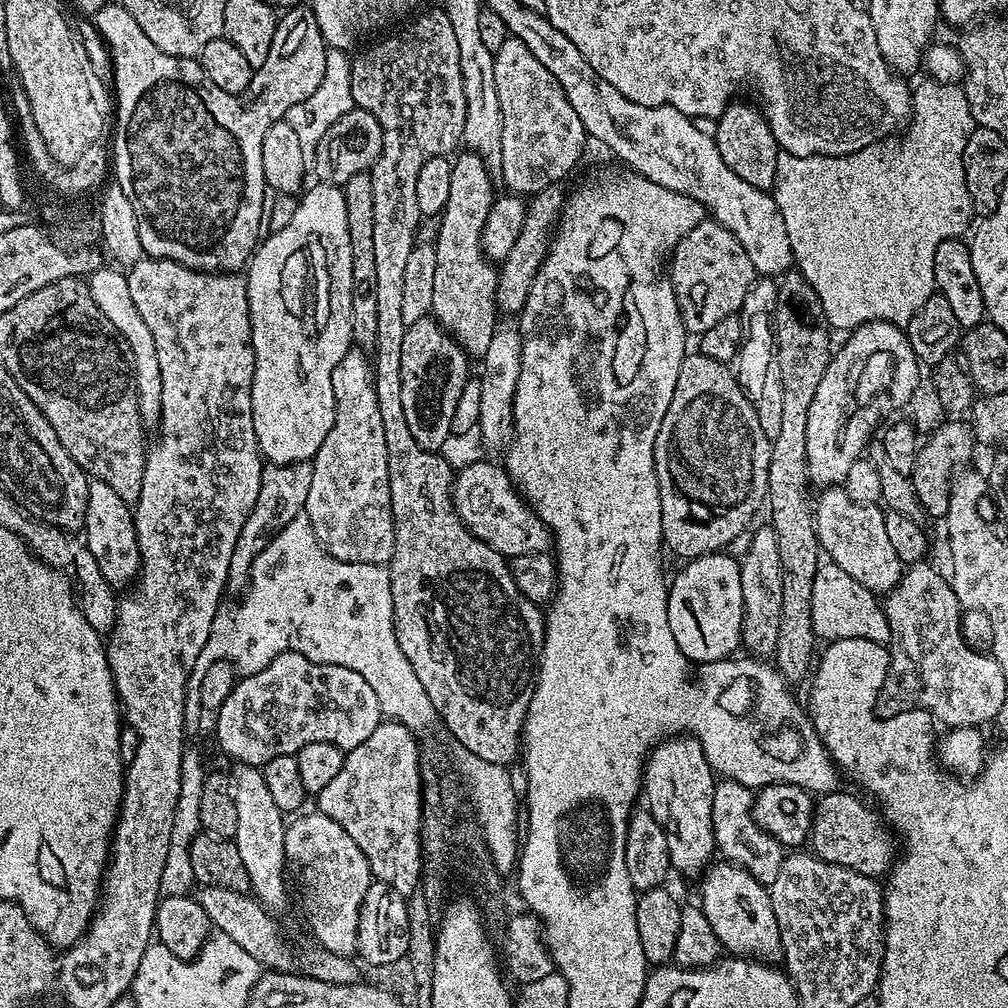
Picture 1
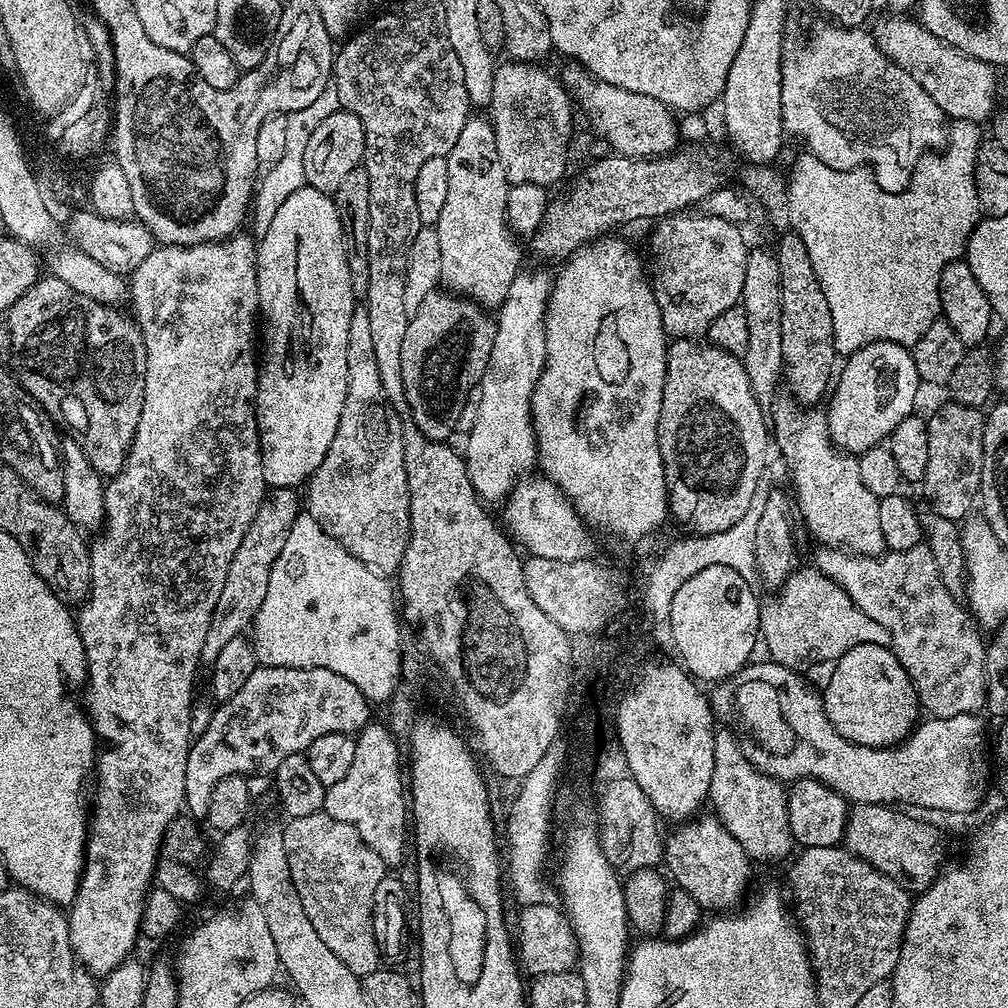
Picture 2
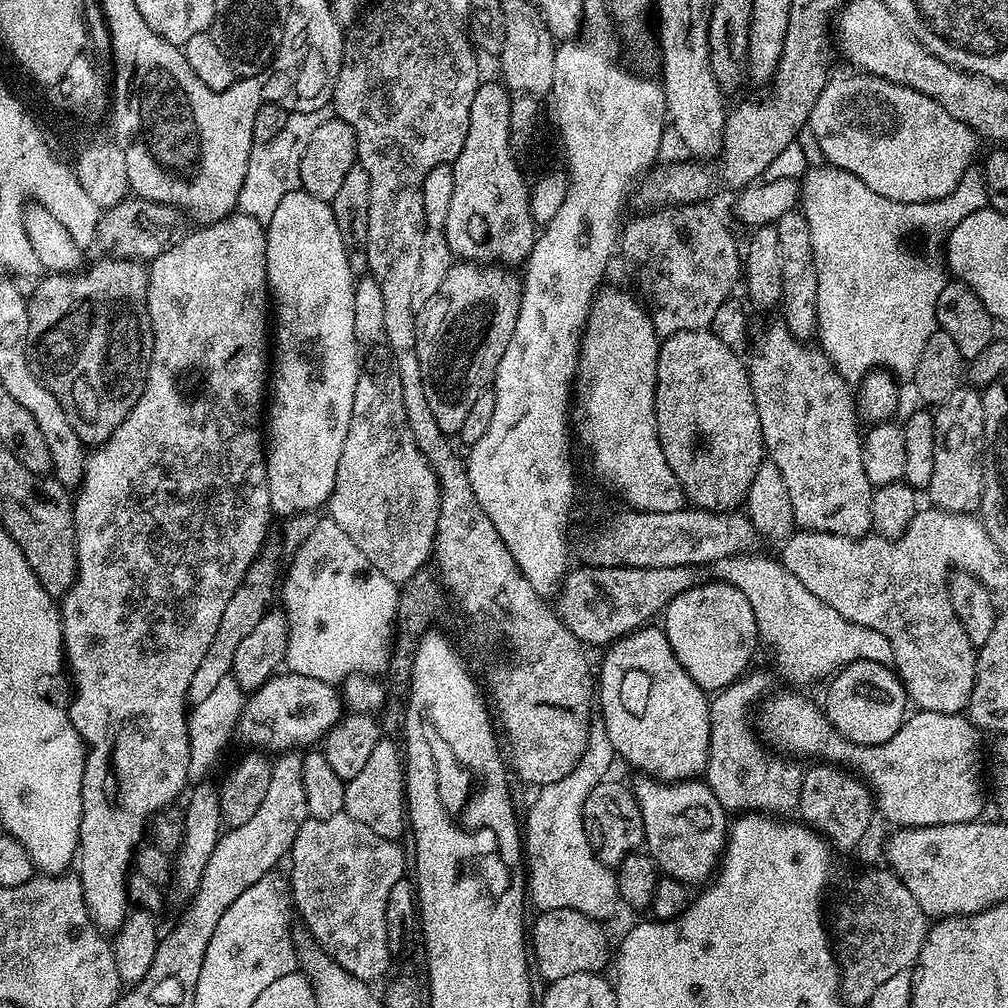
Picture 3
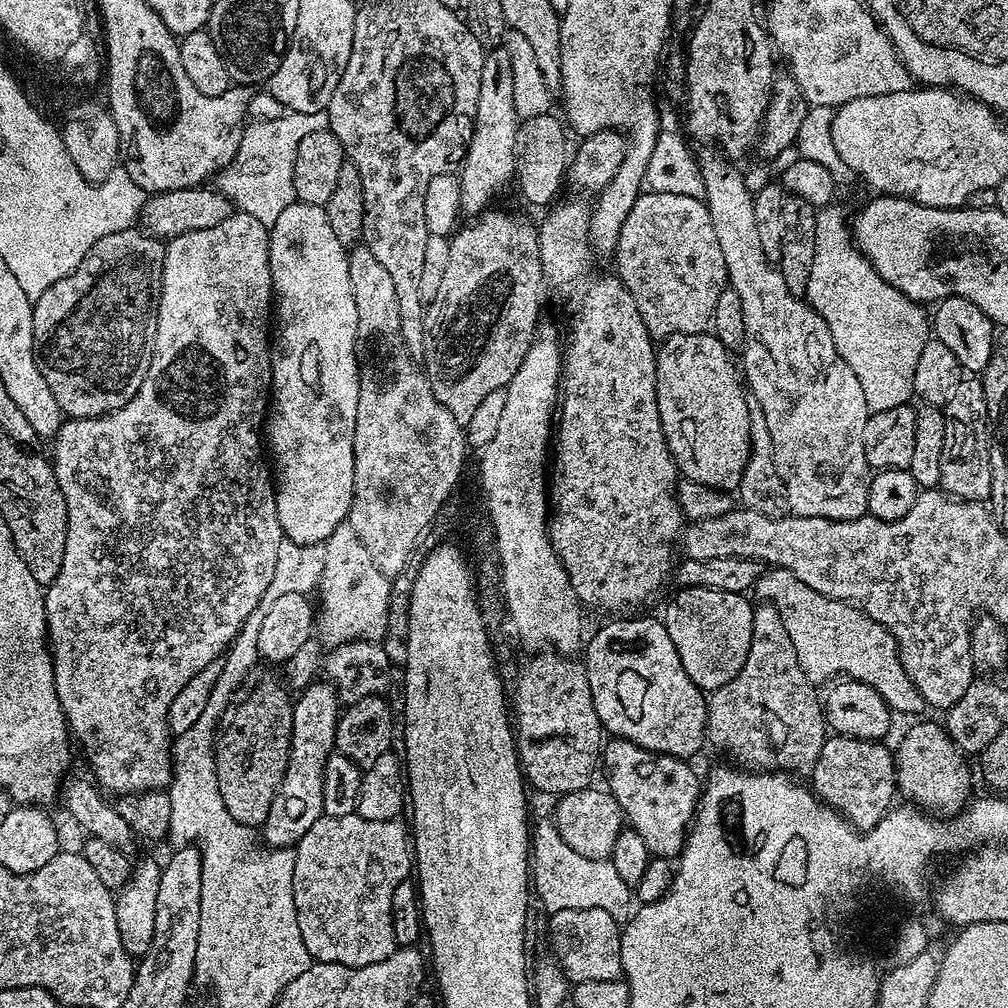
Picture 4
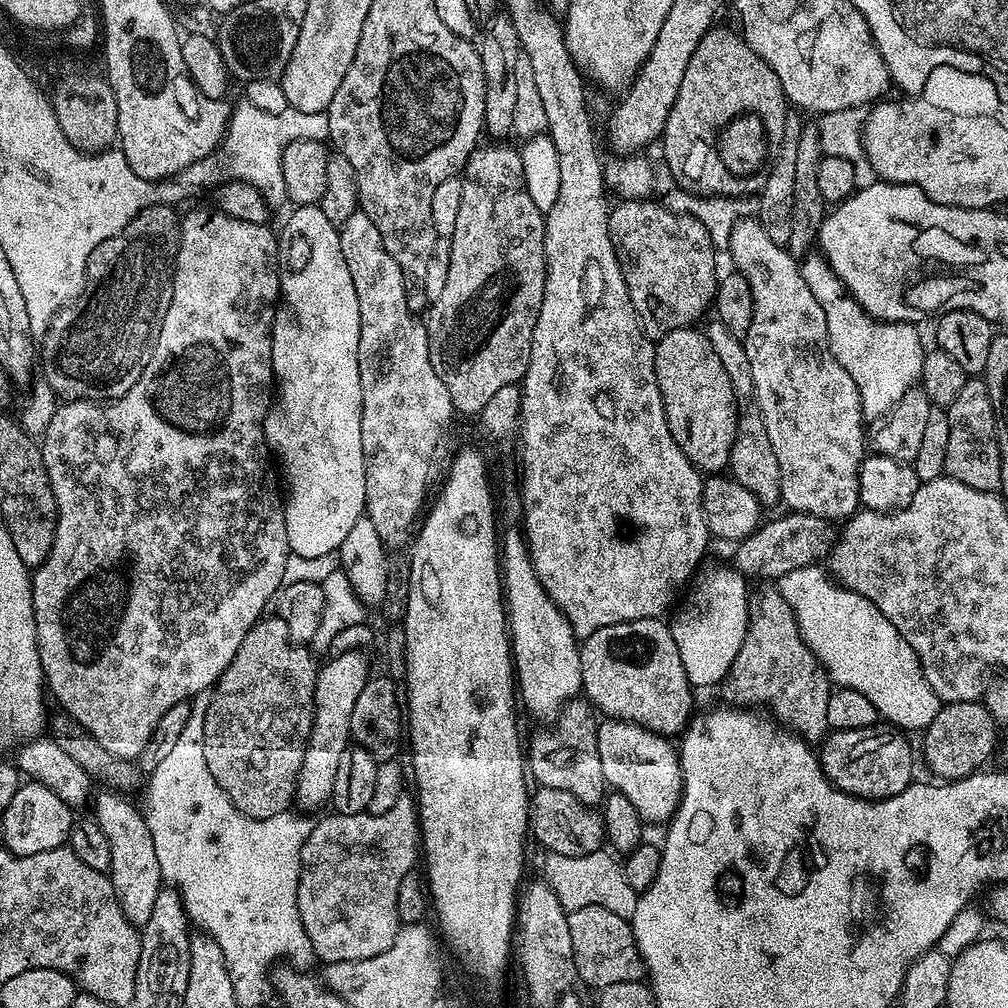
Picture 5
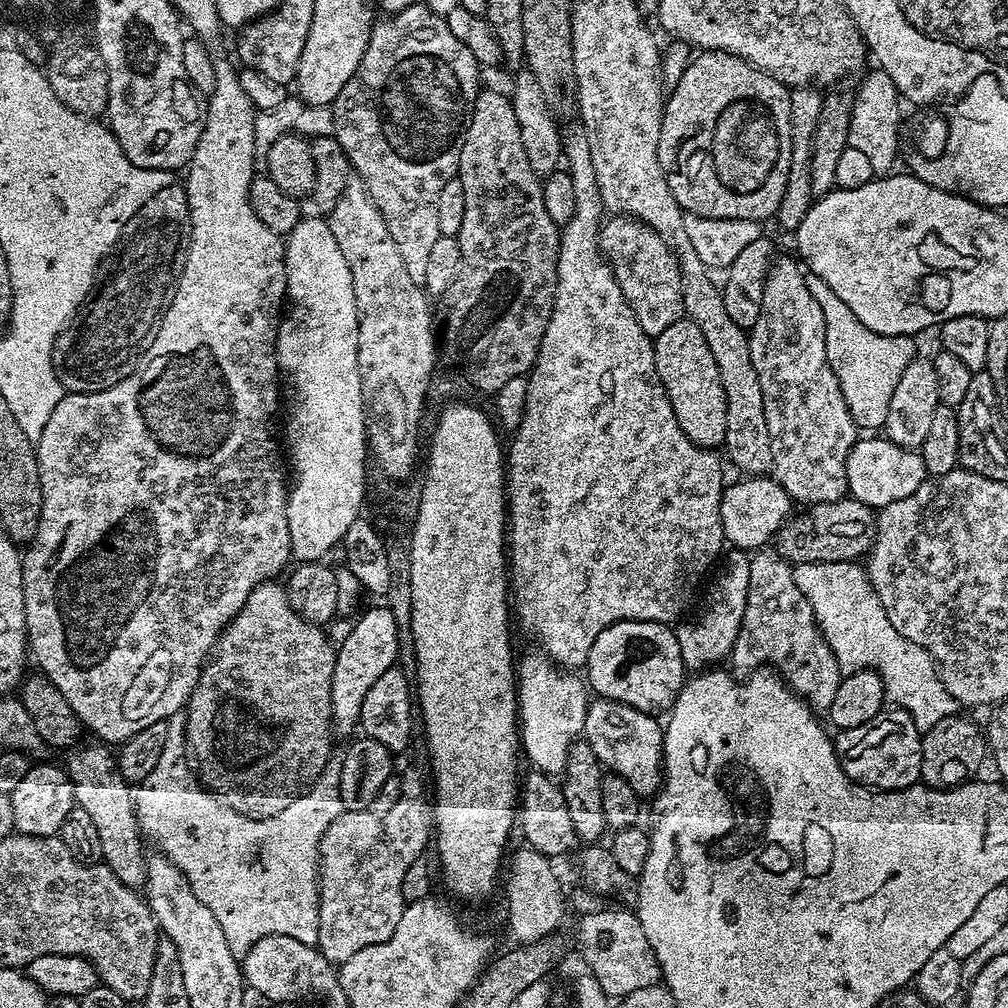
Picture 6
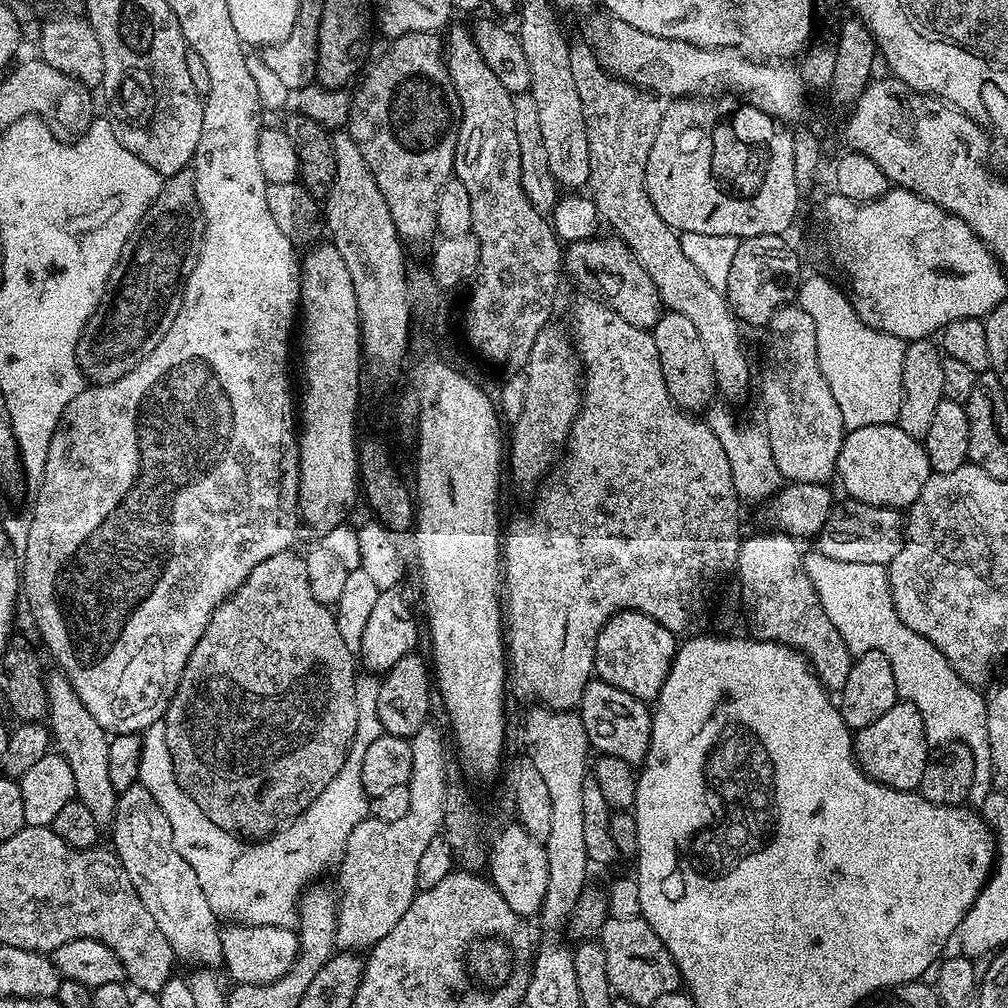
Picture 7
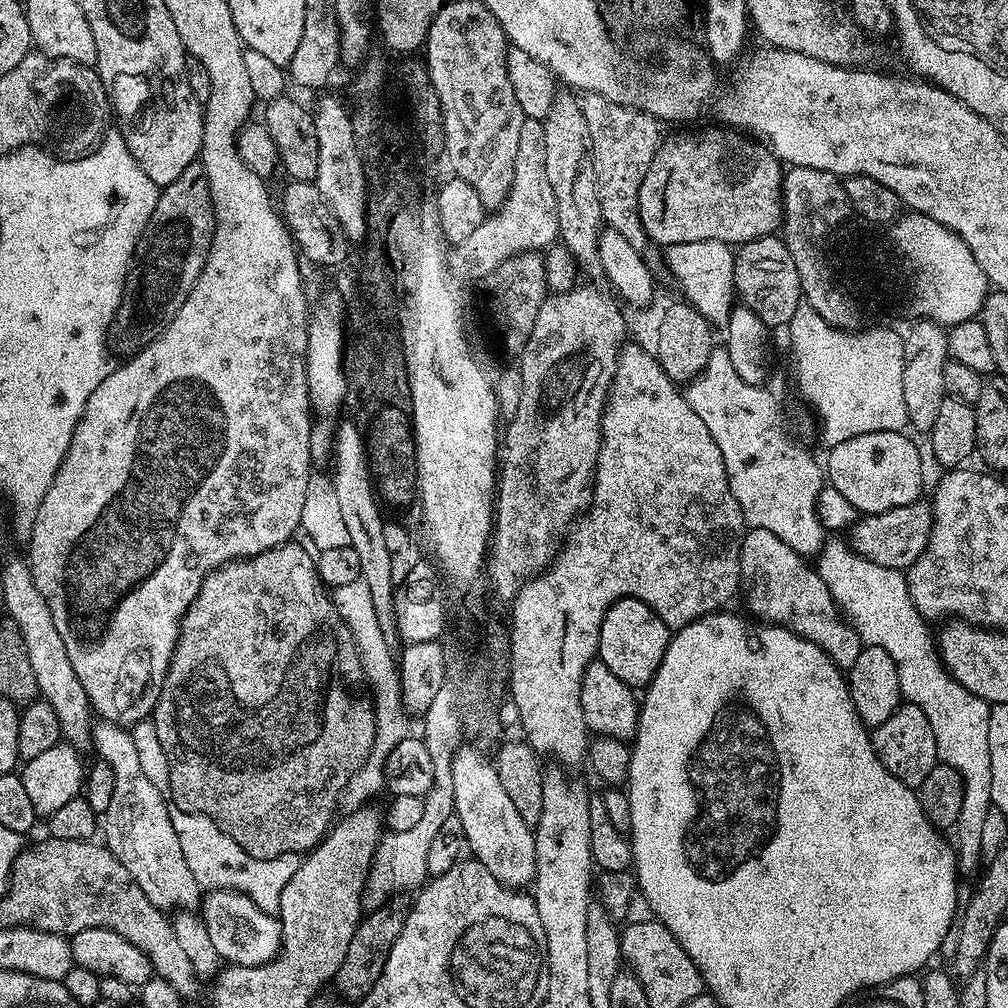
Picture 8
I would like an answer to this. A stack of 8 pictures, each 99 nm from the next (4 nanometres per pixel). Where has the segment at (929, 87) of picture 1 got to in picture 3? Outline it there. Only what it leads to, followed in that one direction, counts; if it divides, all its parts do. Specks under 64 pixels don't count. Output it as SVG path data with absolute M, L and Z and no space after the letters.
M976 166L968 168L958 186L941 200L899 204L874 194L846 170L823 167L804 172L799 203L810 224L818 270L819 347L849 382L859 382L877 370L911 378L930 334L938 331L936 307L946 272L934 261L907 252L900 243L911 232L943 237L962 218L988 207L984 173Z

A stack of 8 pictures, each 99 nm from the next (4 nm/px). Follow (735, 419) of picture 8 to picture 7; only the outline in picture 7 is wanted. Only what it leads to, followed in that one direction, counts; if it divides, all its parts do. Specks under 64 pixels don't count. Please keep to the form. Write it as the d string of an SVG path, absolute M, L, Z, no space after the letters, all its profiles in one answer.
M712 406L707 409L706 422L714 430L718 442L722 442L722 450L726 450L726 458L730 458L730 474L734 478L734 490L741 501L748 500L767 501L776 495L782 484L782 477L778 466L774 462L774 454L770 450L770 438L764 431L763 423L739 424L732 417L728 408L716 408Z

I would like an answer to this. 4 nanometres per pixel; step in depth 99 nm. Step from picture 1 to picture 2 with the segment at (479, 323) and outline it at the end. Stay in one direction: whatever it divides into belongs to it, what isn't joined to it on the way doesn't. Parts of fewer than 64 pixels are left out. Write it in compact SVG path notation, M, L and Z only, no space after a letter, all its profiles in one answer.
M484 114L469 115L454 150L449 152L450 183L442 214L434 227L442 245L443 287L473 300L485 310L499 309L510 294L510 282L522 271L520 244L508 227L509 182L506 166L498 158L498 142L491 119Z

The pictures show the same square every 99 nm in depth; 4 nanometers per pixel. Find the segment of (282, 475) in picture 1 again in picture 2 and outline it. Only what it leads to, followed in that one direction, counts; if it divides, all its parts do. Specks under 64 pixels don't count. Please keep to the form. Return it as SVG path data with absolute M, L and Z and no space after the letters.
M273 488L265 495L264 501L258 506L258 514L246 532L246 538L242 540L242 546L238 546L238 554L231 559L230 570L226 576L226 586L222 588L222 595L218 606L215 607L215 616L211 619L210 630L207 631L205 645L202 646L201 661L210 666L215 662L231 639L245 635L255 623L258 610L265 602L266 591L270 580L270 570L278 555L286 547L286 538L290 538L290 530L294 530L294 522L302 514L302 500L296 497L297 493L291 488Z

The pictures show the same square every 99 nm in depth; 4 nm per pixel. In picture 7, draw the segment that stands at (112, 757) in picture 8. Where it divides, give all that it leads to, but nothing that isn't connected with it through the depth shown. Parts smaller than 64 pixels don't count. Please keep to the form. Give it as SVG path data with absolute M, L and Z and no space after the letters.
M139 782L132 784L125 792L116 797L116 813L110 821L112 828L112 844L116 856L122 862L134 890L138 890L138 898L142 898L142 906L154 914L154 922L158 922L158 930L166 934L166 942L170 942L172 953L177 961L189 960L192 966L203 966L208 970L216 970L223 965L222 938L220 937L221 925L210 902L206 902L206 893L198 883L190 862L178 854L174 846L174 830L170 830L170 818L162 814L162 806L154 802L154 794L143 788Z

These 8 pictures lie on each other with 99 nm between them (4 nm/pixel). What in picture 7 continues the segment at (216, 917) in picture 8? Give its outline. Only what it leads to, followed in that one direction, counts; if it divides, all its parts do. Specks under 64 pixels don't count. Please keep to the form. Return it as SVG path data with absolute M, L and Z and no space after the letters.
M228 922L221 927L223 967L236 984L269 984L281 980L291 970L300 952L299 935L282 926L250 926Z

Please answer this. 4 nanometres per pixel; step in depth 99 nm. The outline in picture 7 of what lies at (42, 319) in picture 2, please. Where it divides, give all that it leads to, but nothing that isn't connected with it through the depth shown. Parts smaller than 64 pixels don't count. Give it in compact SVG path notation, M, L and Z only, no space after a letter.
M191 167L183 168L165 179L158 198L154 198L146 214L142 214L138 226L134 226L130 238L126 238L122 254L108 279L104 296L94 314L88 317L86 326L78 338L76 361L85 381L92 384L109 384L122 378L127 372L134 370L134 366L138 366L138 362L142 362L142 358L150 354L150 350L154 350L158 342L162 342L166 330L170 330L170 322L174 322L180 309L180 293L186 275L186 261L197 247L201 231L202 221L194 190L194 174Z

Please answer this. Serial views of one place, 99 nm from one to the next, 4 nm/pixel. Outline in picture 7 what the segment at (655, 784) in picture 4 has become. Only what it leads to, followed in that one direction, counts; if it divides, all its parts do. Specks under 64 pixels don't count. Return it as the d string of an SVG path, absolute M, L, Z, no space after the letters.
M593 678L582 694L578 715L589 745L599 755L622 758L622 762L630 762L633 766L643 765L652 733L652 714L645 701L626 694L626 690L618 690L618 686L610 686L605 680Z

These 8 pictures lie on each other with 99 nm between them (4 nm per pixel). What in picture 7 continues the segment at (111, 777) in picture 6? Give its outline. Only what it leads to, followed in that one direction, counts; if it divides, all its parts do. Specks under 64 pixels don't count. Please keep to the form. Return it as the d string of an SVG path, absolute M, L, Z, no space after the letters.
M59 670L49 671L44 677L44 685L48 695L46 723L50 729L50 740L54 745L55 751L62 758L66 758L66 766L70 766L70 771L74 773L75 799L80 800L82 806L86 806L86 810L90 810L90 814L94 814L94 818L99 824L102 826L107 825L111 821L113 814L116 813L116 797L118 795L114 785L110 782L109 733L105 732L102 726L98 726L97 720L90 715L90 710L86 710L82 698L78 698L78 694L74 694L74 686L70 686L70 682L63 672Z

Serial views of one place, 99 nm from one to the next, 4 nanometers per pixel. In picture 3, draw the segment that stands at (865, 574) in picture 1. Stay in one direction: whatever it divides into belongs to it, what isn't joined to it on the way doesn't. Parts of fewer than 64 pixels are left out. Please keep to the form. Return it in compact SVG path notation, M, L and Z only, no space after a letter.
M783 322L772 324L760 337L755 337L754 347L751 349L750 357L747 361L748 377L750 386L754 394L754 406L758 410L758 422L762 426L762 438L767 455L771 463L782 470L782 479L786 481L786 490L790 490L790 502L794 506L794 518L801 529L810 532L829 532L839 536L867 536L872 532L872 519L870 518L870 502L874 486L866 478L866 470L862 470L862 424L858 419L858 409L856 406L856 396L854 388L849 381L845 380L844 375L832 364L832 360L824 352L823 348L812 342L799 340Z

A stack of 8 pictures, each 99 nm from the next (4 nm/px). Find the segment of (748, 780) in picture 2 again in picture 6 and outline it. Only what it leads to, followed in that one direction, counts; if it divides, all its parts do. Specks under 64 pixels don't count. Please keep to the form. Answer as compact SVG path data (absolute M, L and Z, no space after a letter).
M760 550L751 557L746 610L742 614L742 626L738 630L738 638L732 647L730 664L733 664L731 667L740 674L751 674L765 666L771 666L776 675L797 696L803 696L810 707L817 713L824 714L827 713L830 702L834 702L842 673L834 658L834 650L830 650L826 638L820 632L820 627L816 625L814 610L810 602L806 602L806 594L802 594L802 590L798 590L798 582L794 582L792 569L793 565L775 550Z

